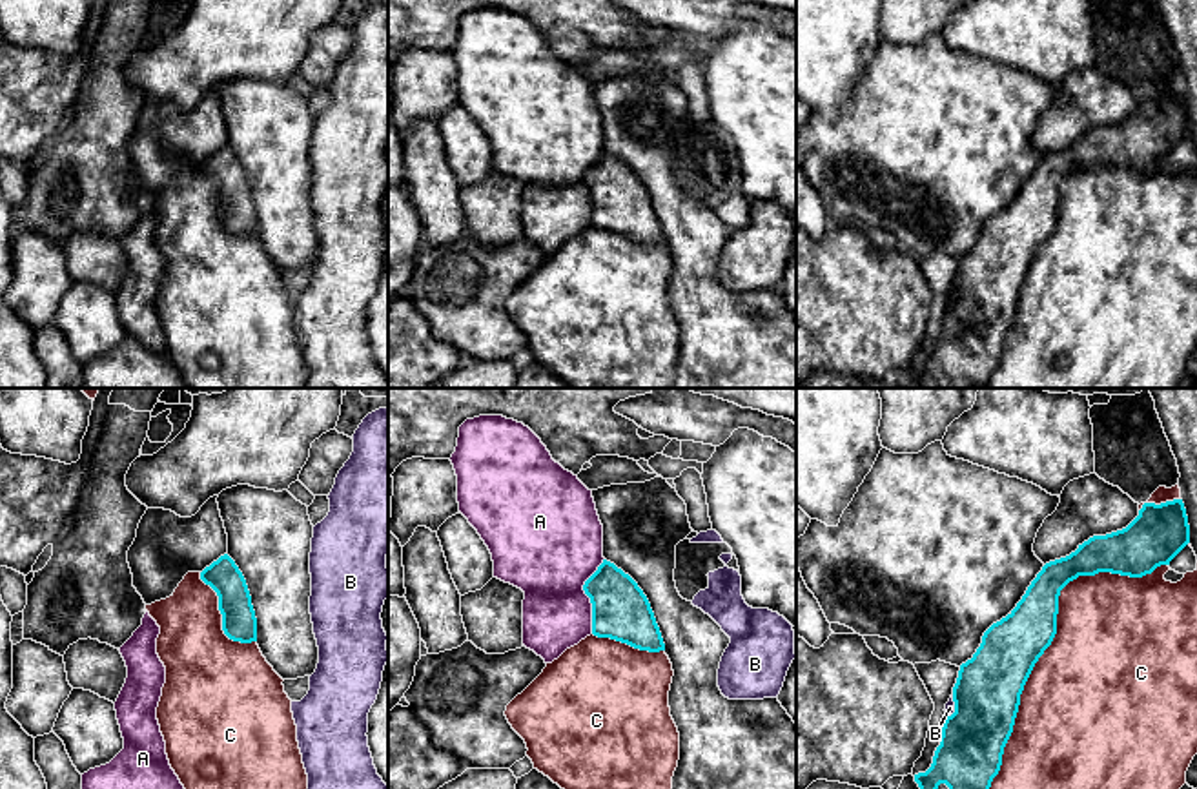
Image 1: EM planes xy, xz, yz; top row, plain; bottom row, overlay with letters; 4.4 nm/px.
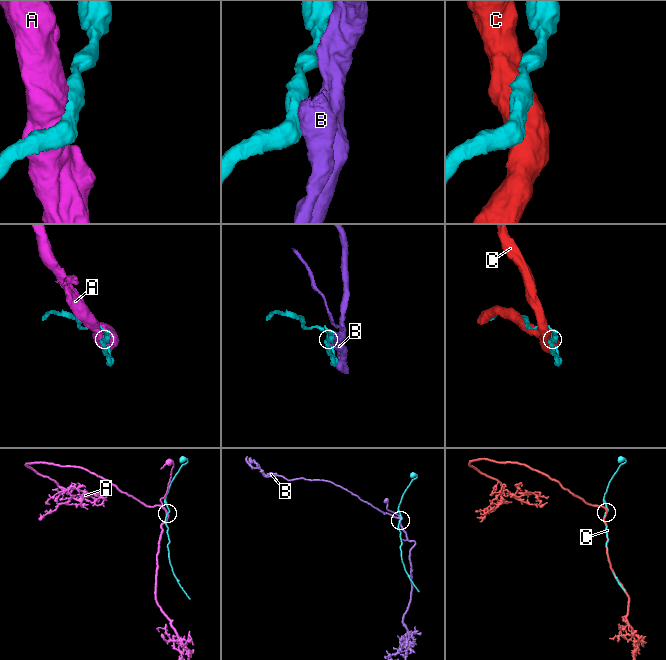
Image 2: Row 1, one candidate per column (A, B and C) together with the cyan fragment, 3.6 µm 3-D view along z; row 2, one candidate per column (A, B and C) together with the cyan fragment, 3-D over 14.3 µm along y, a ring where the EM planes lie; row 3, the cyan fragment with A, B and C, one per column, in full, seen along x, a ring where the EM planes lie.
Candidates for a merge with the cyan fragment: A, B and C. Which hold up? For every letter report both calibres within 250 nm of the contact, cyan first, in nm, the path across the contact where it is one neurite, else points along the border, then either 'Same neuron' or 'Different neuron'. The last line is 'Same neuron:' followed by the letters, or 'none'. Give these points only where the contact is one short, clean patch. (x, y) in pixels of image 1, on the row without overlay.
A: Thickness 260 nm (cyan) against 400 nm. Different neuron
B: Thickness 300 nm (cyan) against 50 nm. Different neuron
C: Thickness 260 nm (cyan) against 500 nm. Same neuron
Same neuron: C

